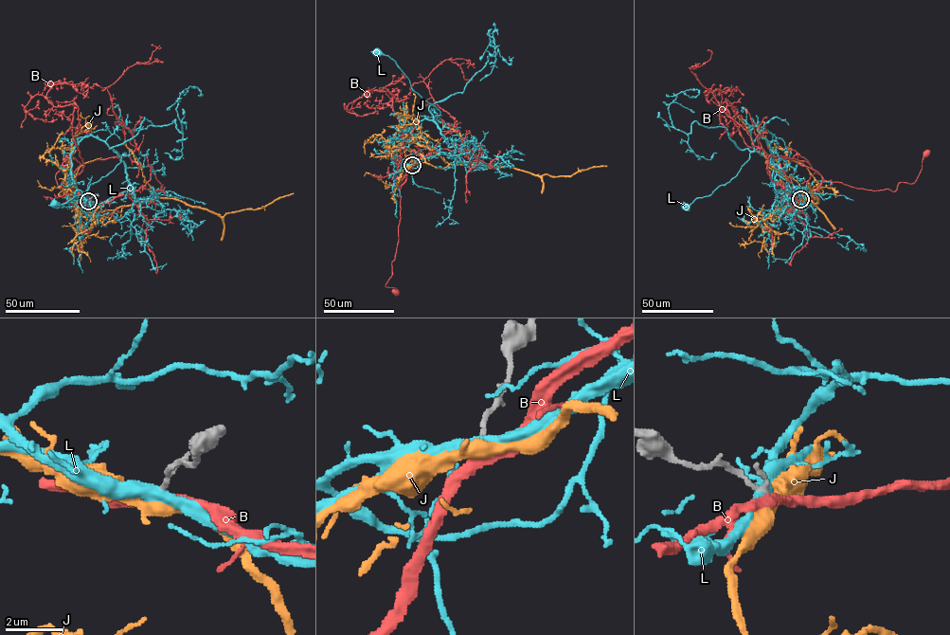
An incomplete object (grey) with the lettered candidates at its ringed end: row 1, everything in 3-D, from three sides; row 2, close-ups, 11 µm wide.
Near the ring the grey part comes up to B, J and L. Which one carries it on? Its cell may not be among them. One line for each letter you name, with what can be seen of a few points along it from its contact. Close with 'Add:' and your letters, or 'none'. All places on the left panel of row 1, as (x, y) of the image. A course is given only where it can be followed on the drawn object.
Add: none

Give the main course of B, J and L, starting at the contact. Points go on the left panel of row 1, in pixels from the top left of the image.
B: (88, 201), (79, 198), (75, 182), (65, 197), (58, 187), (56, 173), (67, 157)
J: (88, 201), (96, 210), (104, 211), (158, 198), (176, 198), (224, 216), (236, 211), (258, 209), (293, 192)
L: (88, 201), (100, 204), (129, 189), (126, 165), (116, 151), (121, 161), (115, 169), (84, 193), (54, 205)

